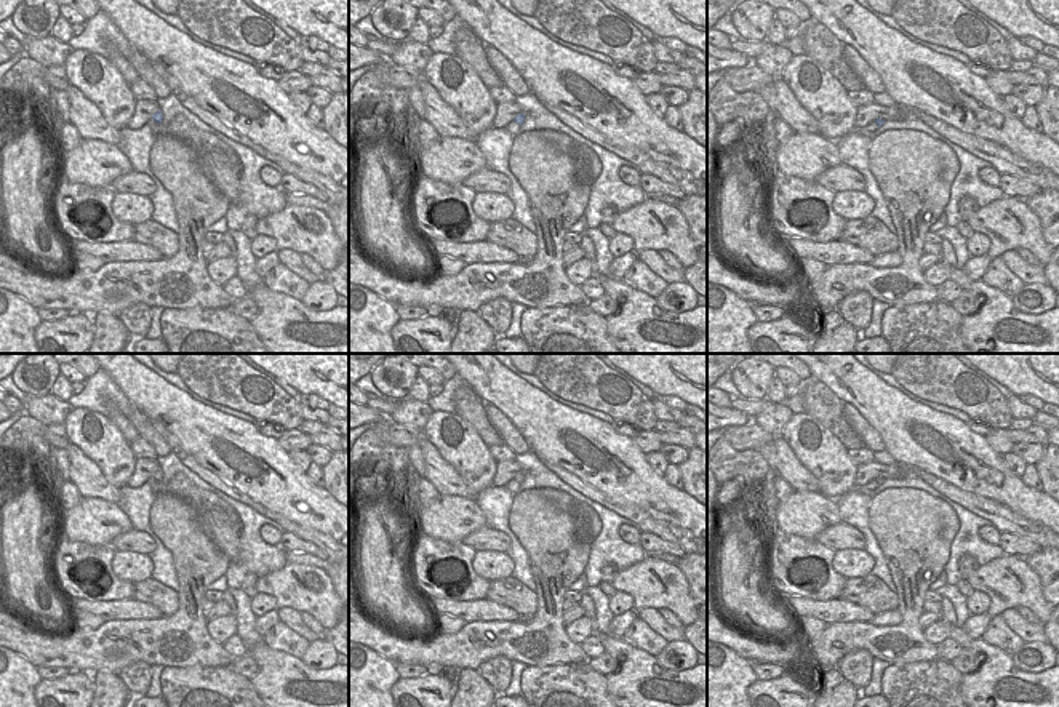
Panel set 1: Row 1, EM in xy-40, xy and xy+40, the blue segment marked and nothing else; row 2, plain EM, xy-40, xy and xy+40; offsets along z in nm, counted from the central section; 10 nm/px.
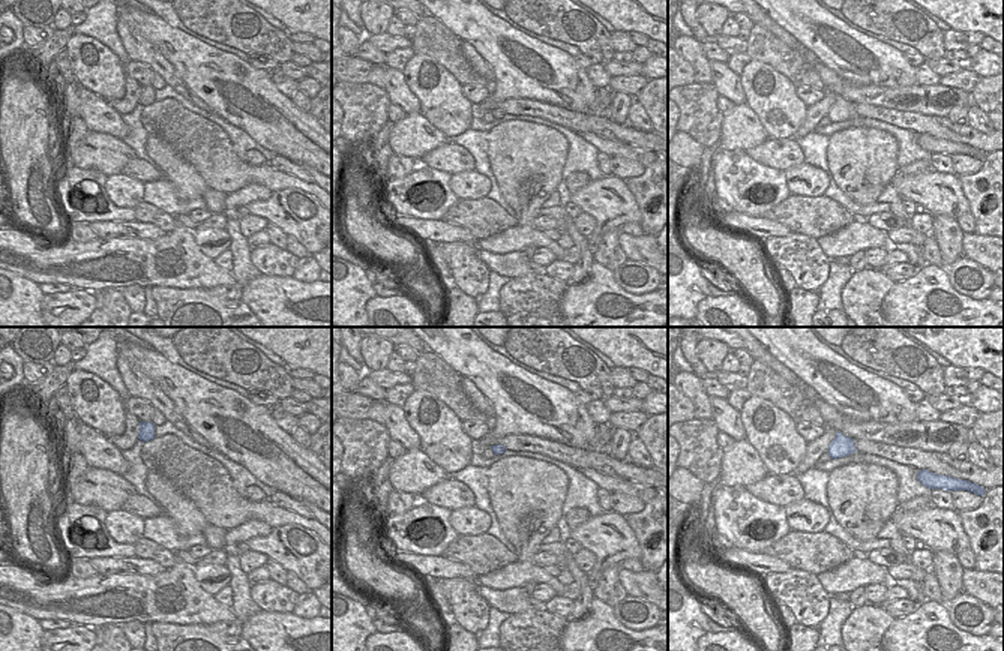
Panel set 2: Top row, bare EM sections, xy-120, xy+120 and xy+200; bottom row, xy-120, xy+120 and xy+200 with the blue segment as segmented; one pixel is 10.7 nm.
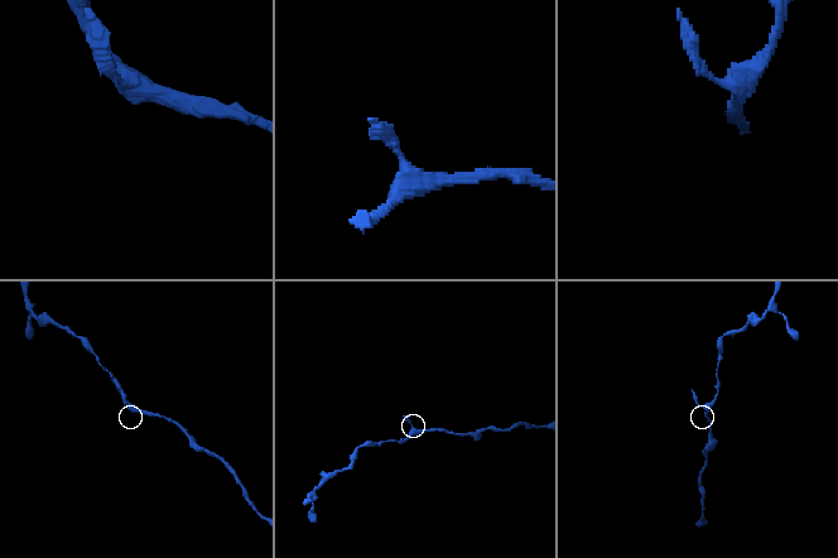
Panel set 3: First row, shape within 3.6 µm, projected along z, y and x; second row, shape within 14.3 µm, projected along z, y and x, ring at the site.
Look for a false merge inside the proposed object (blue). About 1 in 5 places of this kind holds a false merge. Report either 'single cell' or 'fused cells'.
single cell

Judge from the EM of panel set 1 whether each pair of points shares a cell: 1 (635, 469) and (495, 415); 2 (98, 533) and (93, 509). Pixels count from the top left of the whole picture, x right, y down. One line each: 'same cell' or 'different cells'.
1: different cells
2: same cell

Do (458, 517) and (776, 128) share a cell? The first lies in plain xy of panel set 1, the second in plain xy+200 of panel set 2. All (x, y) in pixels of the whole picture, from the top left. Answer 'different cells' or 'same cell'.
different cells

